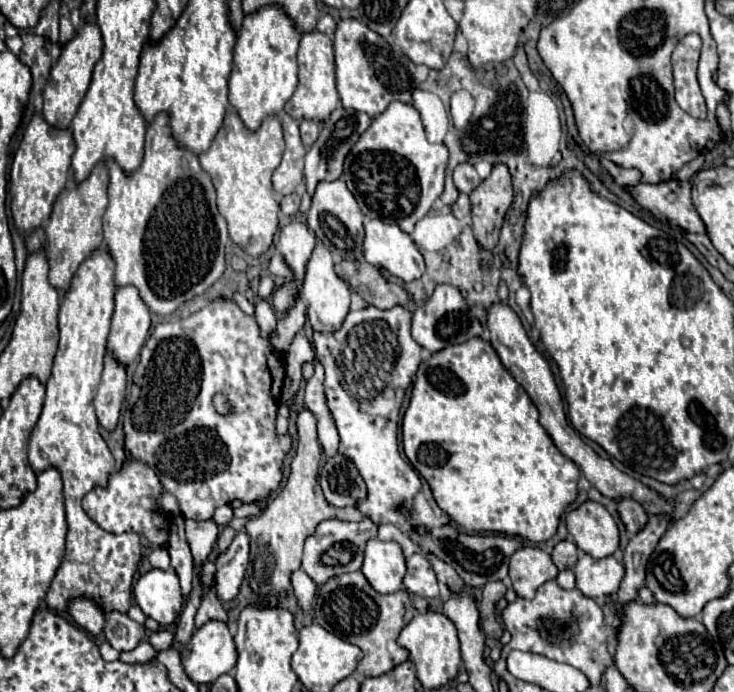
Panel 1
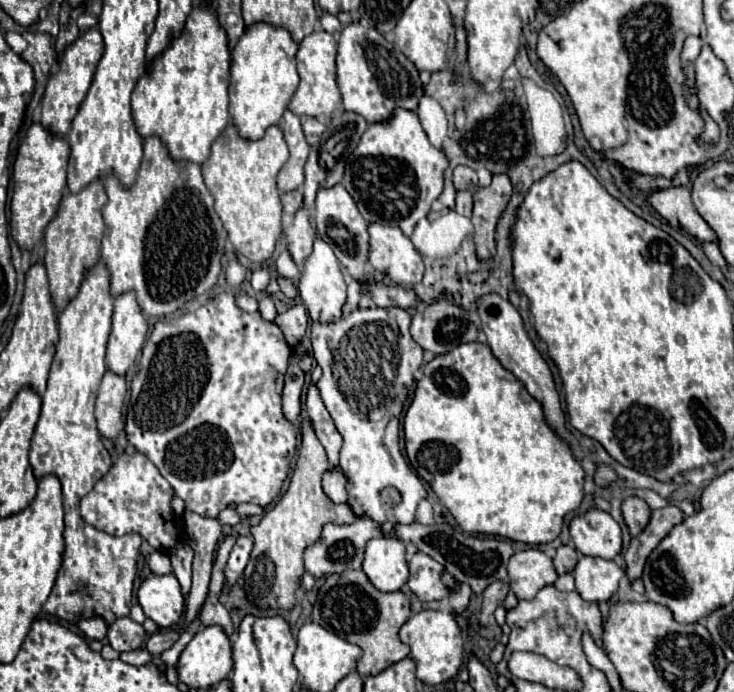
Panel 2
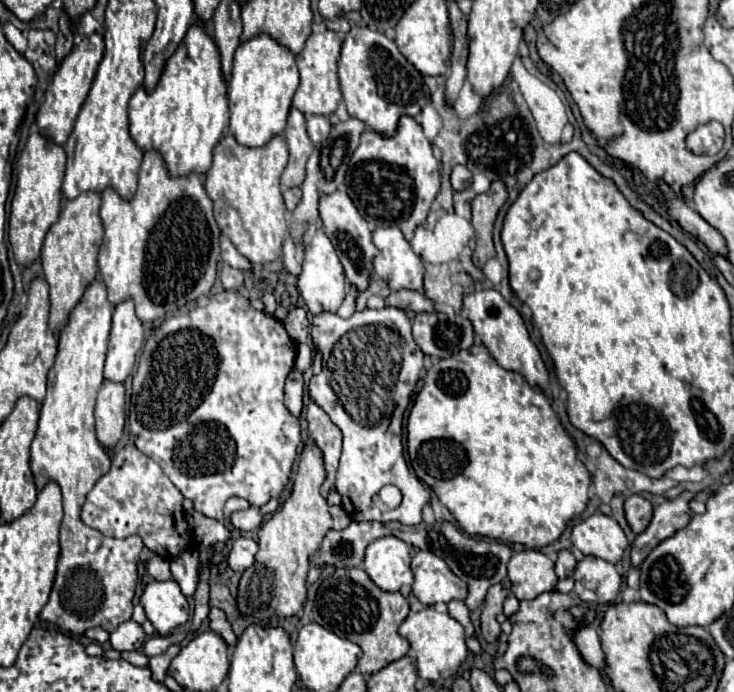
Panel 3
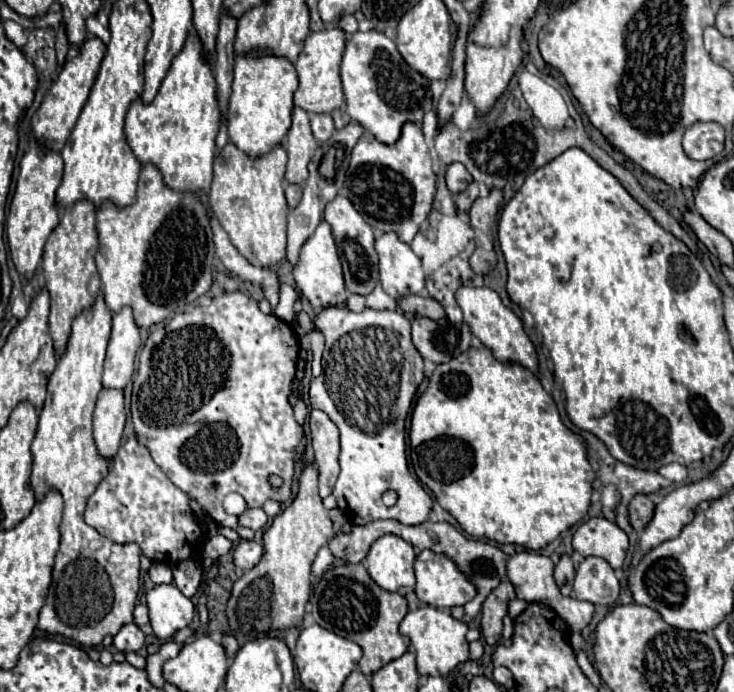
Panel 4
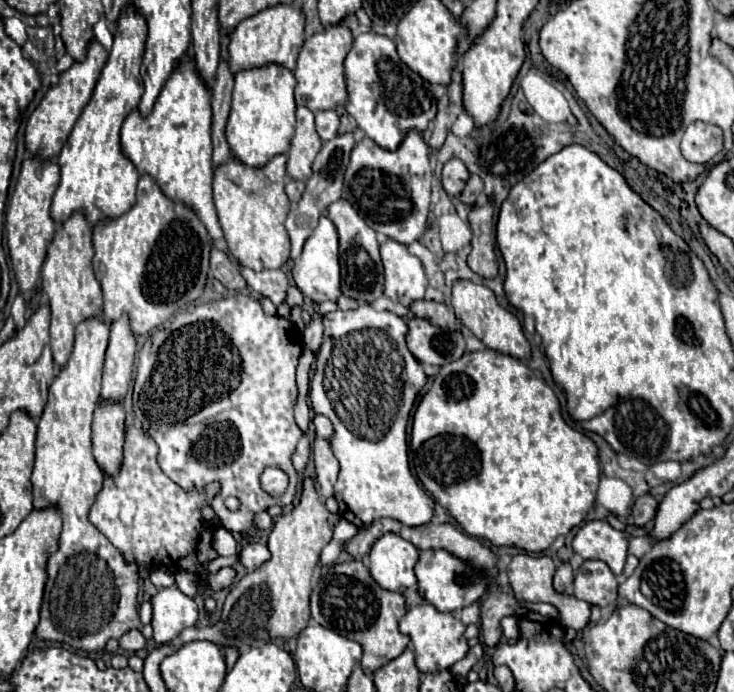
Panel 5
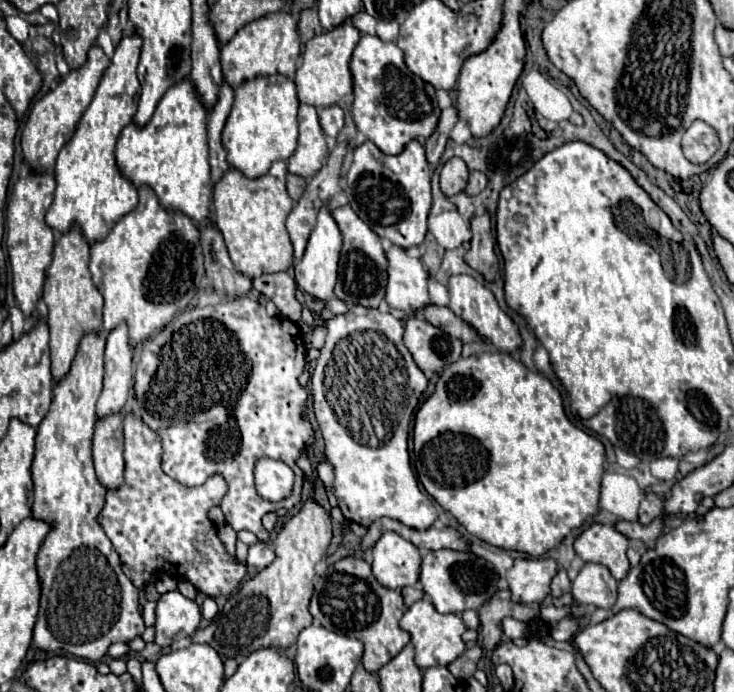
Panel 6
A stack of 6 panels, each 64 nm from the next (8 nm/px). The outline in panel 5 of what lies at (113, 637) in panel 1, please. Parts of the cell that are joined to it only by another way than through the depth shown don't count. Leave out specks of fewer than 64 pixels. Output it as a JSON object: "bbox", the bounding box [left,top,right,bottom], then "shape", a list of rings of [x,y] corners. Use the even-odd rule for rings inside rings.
{"bbox":[118,628,146,652],"shape":[[[134,628],[134,630],[124,632],[120,636],[118,644],[120,644],[120,650],[124,650],[124,652],[138,652],[138,650],[142,650],[146,646],[146,638],[142,636],[140,630]]]}

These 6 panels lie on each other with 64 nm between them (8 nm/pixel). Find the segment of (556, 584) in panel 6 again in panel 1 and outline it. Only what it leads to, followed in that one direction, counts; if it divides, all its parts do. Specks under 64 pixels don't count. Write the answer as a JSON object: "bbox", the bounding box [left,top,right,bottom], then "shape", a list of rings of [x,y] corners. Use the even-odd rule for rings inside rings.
{"bbox":[552,538,578,570],"shape":[[[568,538],[568,540],[562,540],[554,546],[554,552],[552,552],[552,562],[558,566],[558,570],[564,570],[564,568],[574,568],[578,560],[578,546]]]}

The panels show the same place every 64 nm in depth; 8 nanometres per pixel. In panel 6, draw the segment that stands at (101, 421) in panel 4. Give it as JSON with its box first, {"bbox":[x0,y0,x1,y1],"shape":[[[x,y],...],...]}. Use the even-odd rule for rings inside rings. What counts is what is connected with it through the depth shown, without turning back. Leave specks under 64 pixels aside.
{"bbox":[94,414,124,488],"shape":[[[108,414],[96,420],[94,428],[94,468],[100,482],[106,488],[116,488],[124,474],[124,434],[122,434],[122,414]]]}

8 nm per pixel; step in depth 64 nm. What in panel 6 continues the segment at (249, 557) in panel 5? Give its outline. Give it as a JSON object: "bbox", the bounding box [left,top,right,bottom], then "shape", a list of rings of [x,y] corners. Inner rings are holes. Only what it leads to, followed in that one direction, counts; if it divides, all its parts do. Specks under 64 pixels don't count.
{"bbox":[246,542,274,570],"shape":[[[258,542],[258,544],[254,544],[254,546],[248,548],[248,558],[246,558],[248,568],[252,568],[252,570],[262,570],[262,568],[268,566],[272,560],[274,560],[274,552],[268,548],[268,544]]]}

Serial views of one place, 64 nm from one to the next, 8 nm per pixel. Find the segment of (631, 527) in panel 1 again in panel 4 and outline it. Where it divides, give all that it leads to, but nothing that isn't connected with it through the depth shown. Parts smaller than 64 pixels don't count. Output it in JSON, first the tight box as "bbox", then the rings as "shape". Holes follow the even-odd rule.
{"bbox":[628,494,654,532],"shape":[[[636,494],[632,498],[632,502],[628,504],[628,514],[630,514],[630,524],[636,532],[642,532],[646,528],[646,524],[652,520],[654,514],[654,504],[644,496],[644,494]]]}

